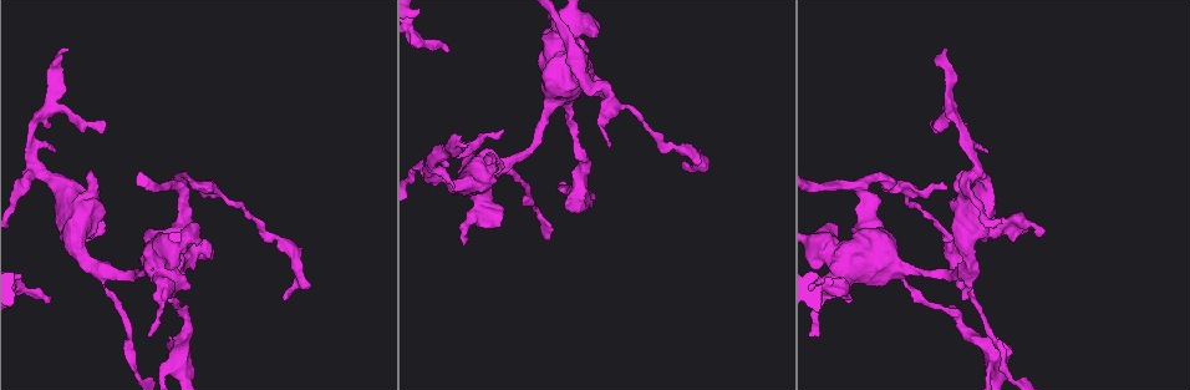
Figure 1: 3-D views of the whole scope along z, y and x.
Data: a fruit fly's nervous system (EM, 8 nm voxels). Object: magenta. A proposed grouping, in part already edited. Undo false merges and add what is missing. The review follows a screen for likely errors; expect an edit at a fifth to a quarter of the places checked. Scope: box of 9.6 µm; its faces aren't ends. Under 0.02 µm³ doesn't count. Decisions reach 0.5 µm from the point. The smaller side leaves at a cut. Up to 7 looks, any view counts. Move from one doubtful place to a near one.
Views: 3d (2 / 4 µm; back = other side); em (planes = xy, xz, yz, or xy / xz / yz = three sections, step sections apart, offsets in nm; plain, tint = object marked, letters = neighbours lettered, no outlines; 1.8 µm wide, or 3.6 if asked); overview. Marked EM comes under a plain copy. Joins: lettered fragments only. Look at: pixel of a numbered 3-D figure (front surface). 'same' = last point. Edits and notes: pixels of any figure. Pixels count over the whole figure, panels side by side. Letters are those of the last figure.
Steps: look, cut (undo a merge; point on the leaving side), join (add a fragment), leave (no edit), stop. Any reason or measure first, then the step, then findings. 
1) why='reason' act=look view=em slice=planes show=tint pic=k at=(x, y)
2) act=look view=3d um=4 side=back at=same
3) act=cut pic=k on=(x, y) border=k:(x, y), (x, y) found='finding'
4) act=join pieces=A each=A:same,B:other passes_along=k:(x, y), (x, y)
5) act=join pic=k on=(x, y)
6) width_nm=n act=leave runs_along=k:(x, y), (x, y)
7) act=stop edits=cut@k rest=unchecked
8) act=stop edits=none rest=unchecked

why='free end' act=look view=em slice=yz step=4 show=letters pic=1 at=(48, 299)

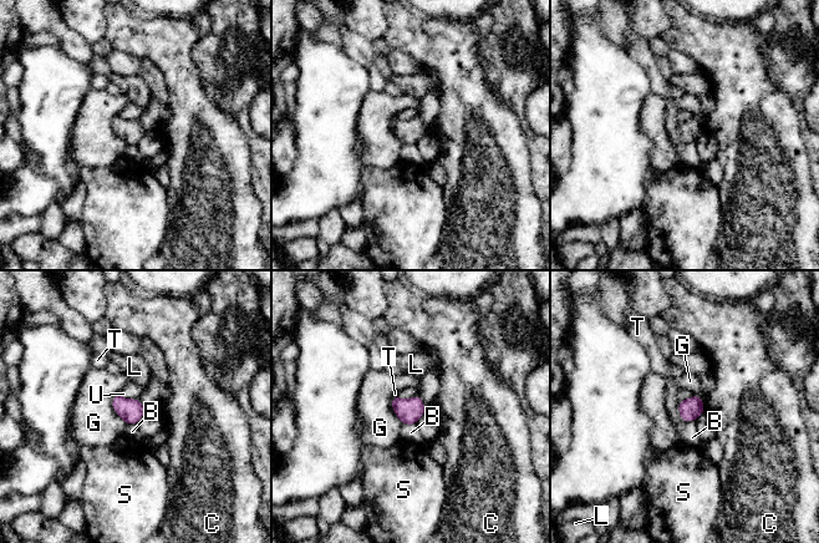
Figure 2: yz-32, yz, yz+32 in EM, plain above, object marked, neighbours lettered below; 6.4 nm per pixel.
why='cut it another way' act=look view=em slice=planes show=letters at=same

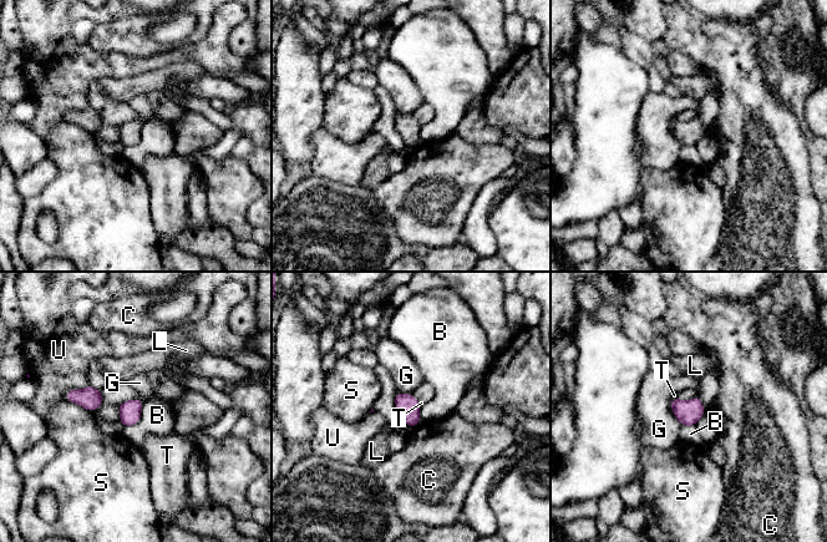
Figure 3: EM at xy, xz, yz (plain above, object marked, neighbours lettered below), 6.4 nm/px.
width_nm=140 act=leave each=B:other,C:other,G:other,L:other,S:other,T:other,U:other found='none of them fits'

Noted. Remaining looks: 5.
why='sharp bend' act=look view=em um=3.6 slice=planes show=letters pic=1 at=(855, 262)

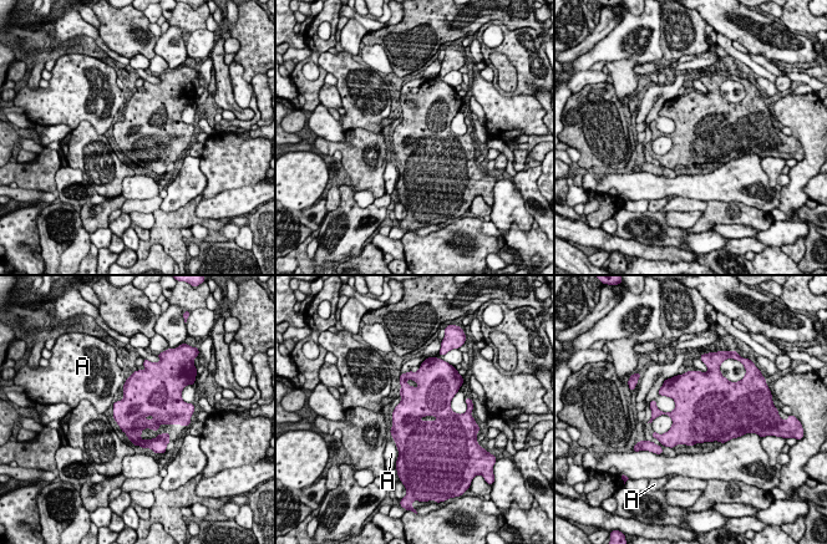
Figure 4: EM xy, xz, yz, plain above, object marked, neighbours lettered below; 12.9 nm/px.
longest_contact=A:280nm act=leave each=A:other found='continuous, no second neuron'

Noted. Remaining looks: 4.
why='an open end' act=look view=3d um=2 pic=1 at=(467, 146)

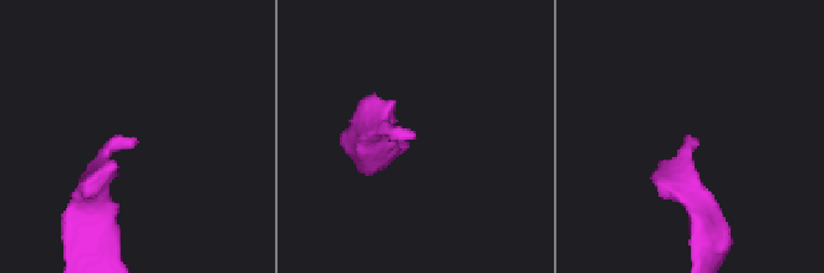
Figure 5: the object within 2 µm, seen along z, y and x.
why='shape alone is not enough' act=look view=em slice=xy step=4 show=letters pic=5 at=(412, 139)

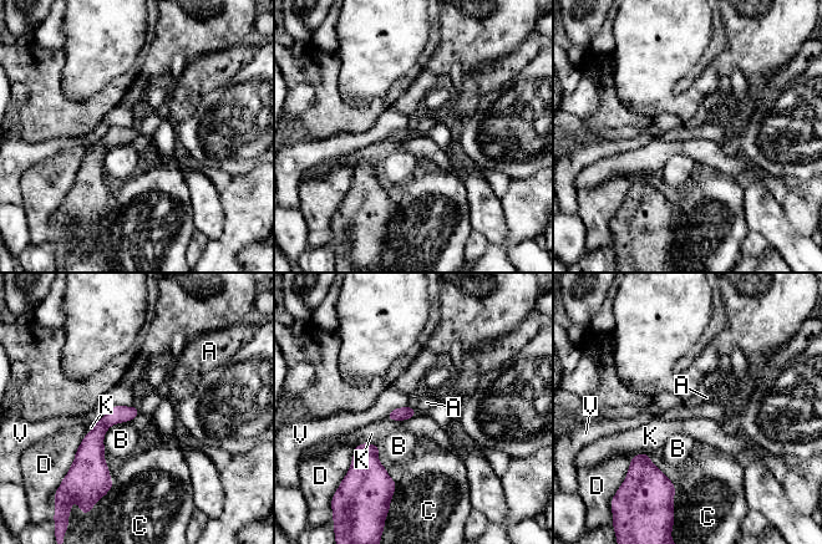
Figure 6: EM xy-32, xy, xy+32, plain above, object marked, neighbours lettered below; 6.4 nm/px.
longest_contact=V:280nm act=join pieces=A each=A:same,B:other,C:other,D:other,K:other,V:other found='the neuron continues'

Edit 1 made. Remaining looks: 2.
act=stop edits=join@6 rest=unchecked

